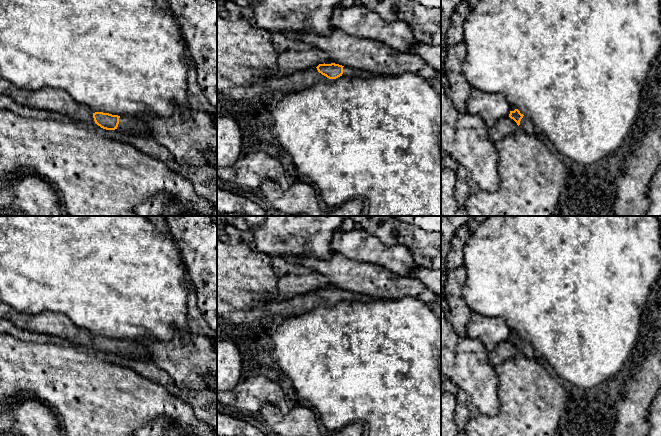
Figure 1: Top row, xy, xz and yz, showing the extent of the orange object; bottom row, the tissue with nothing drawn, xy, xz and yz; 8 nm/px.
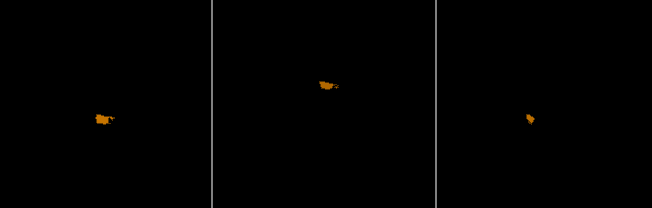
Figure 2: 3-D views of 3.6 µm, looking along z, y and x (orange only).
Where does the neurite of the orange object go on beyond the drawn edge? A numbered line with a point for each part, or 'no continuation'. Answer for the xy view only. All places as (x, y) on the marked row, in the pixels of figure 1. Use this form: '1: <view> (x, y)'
1: xy (49, 99)
2: xy (135, 125)

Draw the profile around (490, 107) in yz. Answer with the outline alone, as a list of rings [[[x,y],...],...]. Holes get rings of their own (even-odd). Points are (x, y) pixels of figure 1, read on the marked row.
[[[473,88],[466,104],[466,112],[483,119],[488,128],[493,127],[499,119],[509,116],[511,108],[503,94],[486,93]]]

